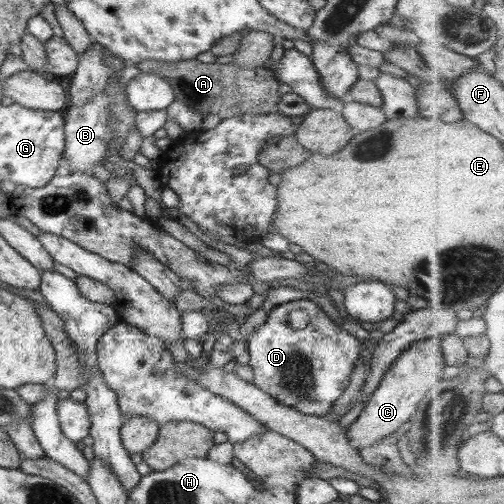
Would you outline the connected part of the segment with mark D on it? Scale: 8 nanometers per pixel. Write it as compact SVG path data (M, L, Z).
M307 298L273 306L264 323L245 341L249 356L247 365L253 371L252 385L272 397L278 404L313 417L326 417L332 412L333 402L340 398L350 384L353 366L362 350L361 342L356 337L341 329L339 323L333 321L317 304Z

